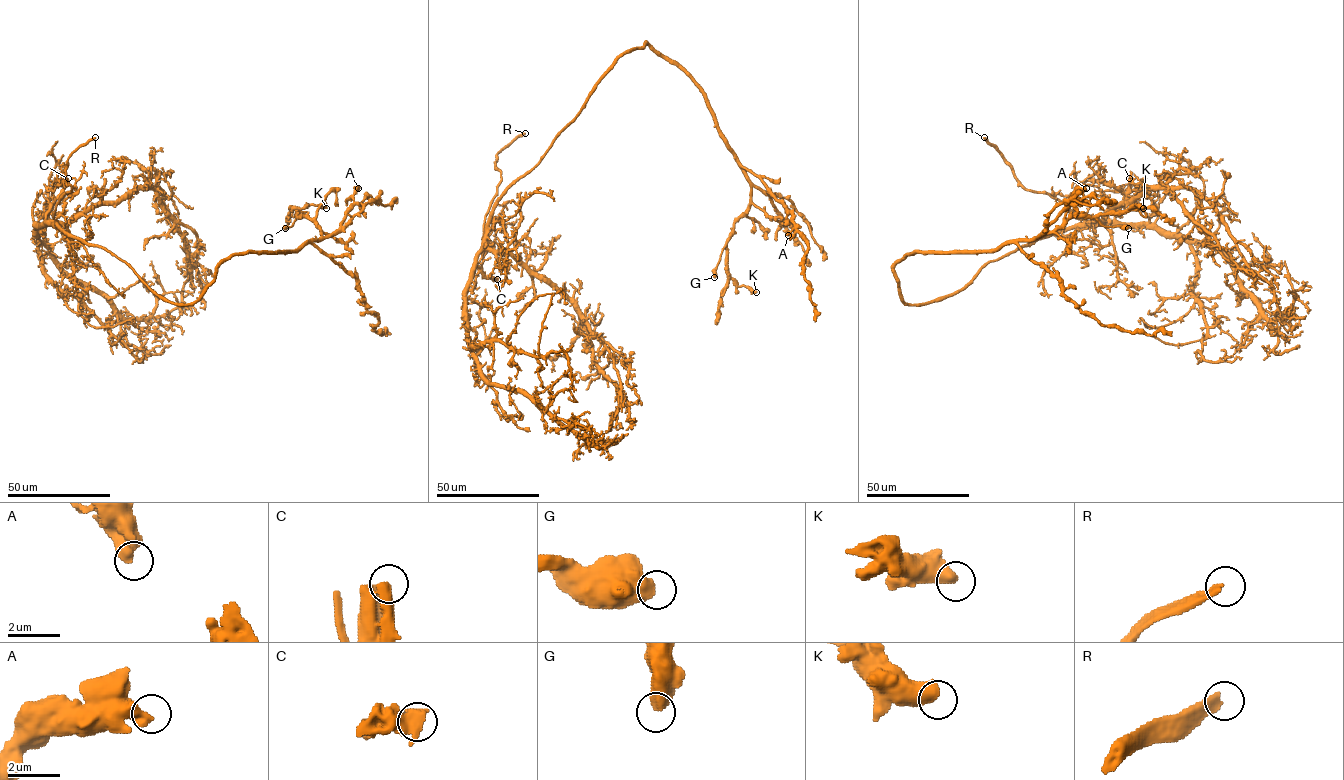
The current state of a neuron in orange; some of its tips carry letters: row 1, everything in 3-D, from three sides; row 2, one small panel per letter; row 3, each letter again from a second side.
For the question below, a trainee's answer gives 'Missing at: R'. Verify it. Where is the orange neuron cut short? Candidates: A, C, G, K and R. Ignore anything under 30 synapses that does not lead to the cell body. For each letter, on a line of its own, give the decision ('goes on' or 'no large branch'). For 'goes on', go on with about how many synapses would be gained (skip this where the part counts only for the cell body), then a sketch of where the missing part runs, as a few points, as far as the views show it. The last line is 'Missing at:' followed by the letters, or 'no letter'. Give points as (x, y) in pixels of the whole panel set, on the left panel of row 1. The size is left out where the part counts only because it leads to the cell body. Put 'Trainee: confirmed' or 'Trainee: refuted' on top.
Trainee: refuted
A: no large branch
C: goes on; about 160 synapses; missing branch runs (68, 178), (78, 163), (83, 164), (93, 197), (97, 202)
G: no large branch
K: no large branch
R: goes on; missing branch runs (95, 137), (118, 126), (144, 101)
Missing at: C, R

